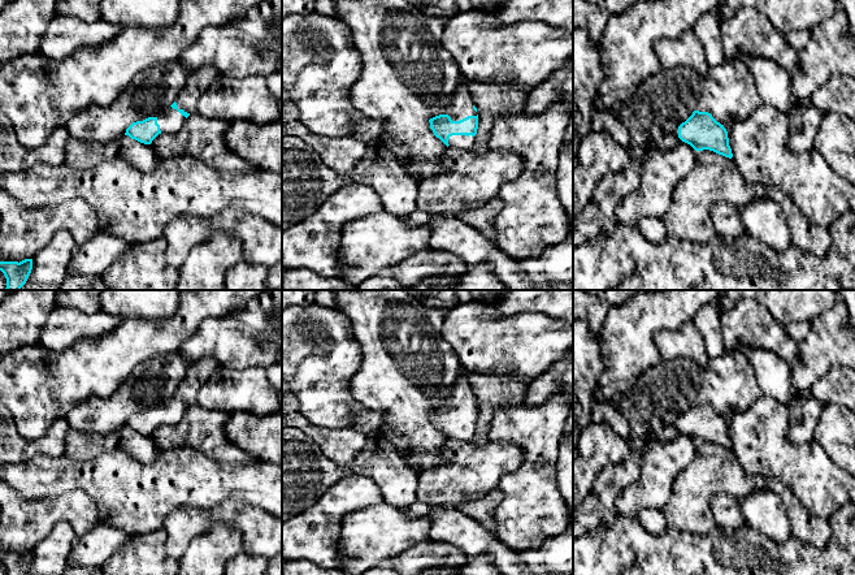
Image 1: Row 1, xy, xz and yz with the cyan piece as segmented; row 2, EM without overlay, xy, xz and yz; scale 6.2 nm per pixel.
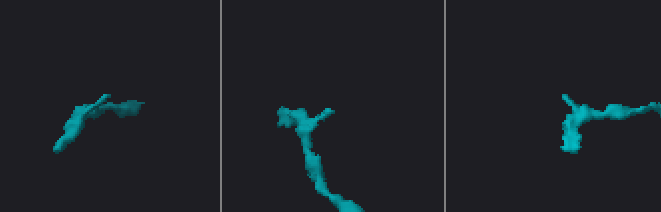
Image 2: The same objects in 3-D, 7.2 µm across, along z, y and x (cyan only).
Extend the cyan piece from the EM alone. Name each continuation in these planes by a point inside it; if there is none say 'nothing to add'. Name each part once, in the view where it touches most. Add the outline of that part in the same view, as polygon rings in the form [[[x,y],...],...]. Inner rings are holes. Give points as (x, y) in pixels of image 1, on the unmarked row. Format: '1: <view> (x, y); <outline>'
1: xy (198, 374); [[[203,358],[196,363],[188,363],[183,380],[177,386],[178,401],[187,405],[198,403],[198,394],[201,386],[211,379],[218,363],[213,358]]]

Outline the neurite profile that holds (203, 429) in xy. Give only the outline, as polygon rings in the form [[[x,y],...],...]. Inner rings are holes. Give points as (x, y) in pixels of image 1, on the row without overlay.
[[[195,403],[178,423],[159,425],[151,437],[159,450],[187,446],[211,461],[249,463],[255,459],[226,438],[230,415]]]

